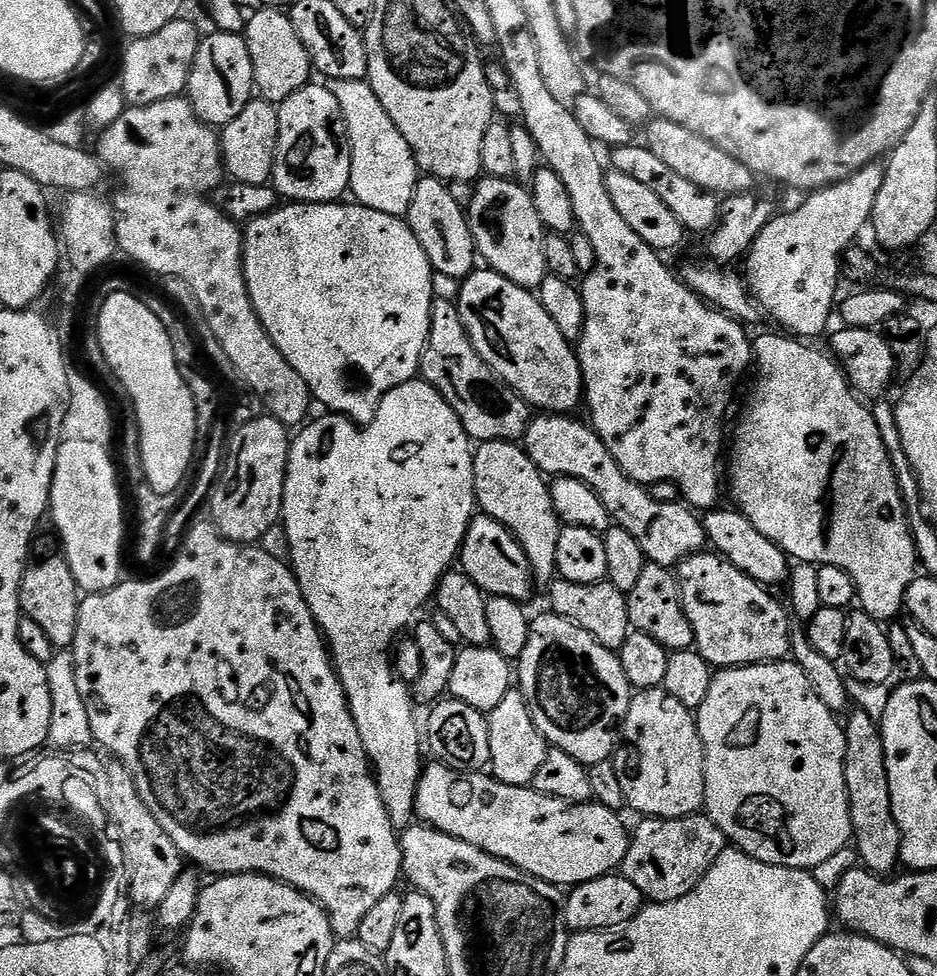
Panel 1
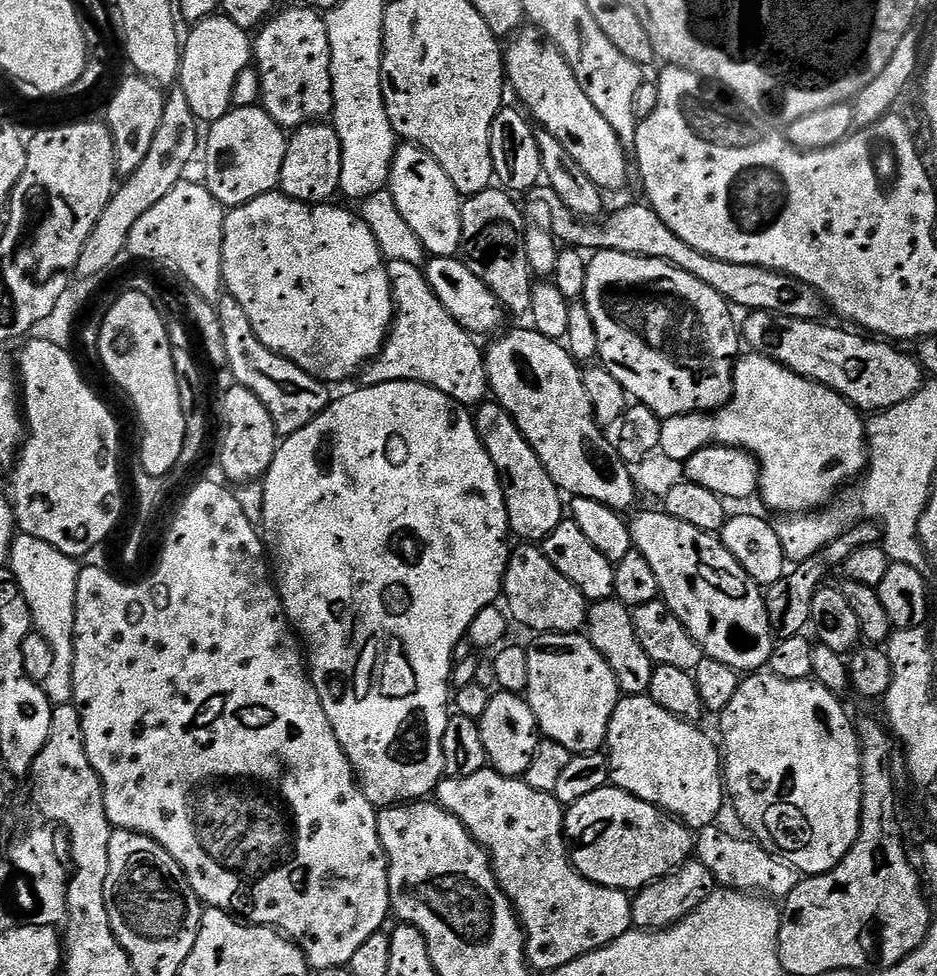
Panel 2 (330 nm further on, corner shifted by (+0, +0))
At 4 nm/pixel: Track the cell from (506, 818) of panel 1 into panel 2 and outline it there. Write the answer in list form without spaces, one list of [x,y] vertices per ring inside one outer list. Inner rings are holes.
[[[615,786],[599,788],[594,790],[594,794],[586,794],[586,798],[578,798],[578,802],[567,805],[563,829],[565,837],[570,841],[572,865],[590,882],[607,888],[644,888],[688,863],[696,847],[693,829],[683,820]]]

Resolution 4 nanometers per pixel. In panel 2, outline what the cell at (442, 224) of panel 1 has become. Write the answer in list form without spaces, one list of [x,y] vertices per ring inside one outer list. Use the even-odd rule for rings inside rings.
[[[401,143],[392,159],[392,169],[388,179],[388,191],[394,202],[398,202],[398,211],[402,218],[410,222],[414,234],[422,238],[424,249],[432,256],[456,256],[462,242],[462,214],[460,191],[450,182],[450,177],[442,166],[426,150],[416,144]]]

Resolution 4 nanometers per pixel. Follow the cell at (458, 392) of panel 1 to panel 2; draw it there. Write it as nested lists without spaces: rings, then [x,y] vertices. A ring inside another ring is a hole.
[[[387,262],[388,277],[392,287],[392,300],[396,303],[396,315],[392,317],[392,326],[388,329],[388,338],[384,348],[372,360],[364,365],[359,373],[361,385],[385,384],[409,380],[426,386],[434,386],[434,390],[442,390],[450,398],[465,406],[479,406],[489,399],[490,389],[488,375],[484,365],[484,352],[479,348],[472,333],[467,332],[456,319],[438,302],[438,294],[430,286],[424,268],[410,266],[410,262]]]

